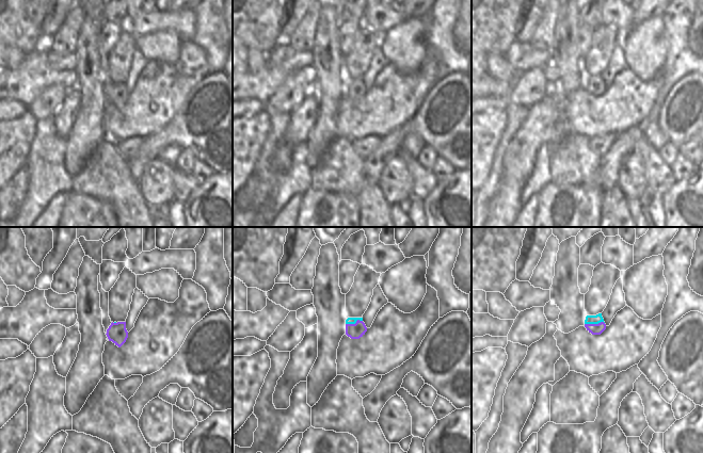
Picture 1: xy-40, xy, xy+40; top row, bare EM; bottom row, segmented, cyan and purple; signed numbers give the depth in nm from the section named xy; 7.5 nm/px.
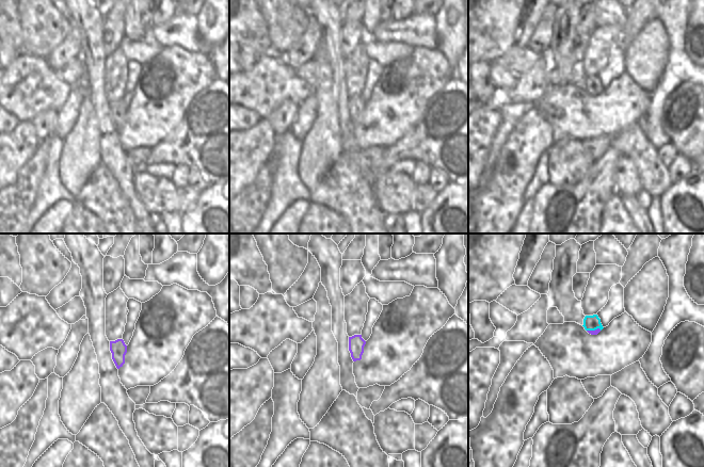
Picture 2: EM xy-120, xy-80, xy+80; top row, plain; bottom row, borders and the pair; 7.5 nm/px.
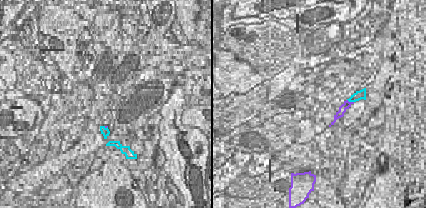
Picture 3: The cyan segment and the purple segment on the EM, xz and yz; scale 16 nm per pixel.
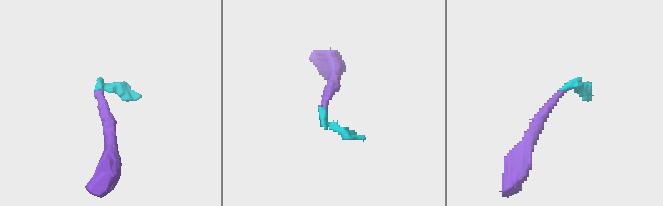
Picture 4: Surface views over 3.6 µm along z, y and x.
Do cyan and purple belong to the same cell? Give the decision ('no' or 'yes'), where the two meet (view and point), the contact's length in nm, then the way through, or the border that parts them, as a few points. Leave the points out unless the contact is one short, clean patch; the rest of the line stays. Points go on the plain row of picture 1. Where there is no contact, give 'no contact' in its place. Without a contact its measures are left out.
no | xy+40 (594, 84) | 150 nm | along xy+40 (604, 83), (585, 85)

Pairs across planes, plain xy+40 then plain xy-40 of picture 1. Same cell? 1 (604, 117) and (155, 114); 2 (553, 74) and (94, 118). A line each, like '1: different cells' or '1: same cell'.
1: same cell
2: different cells

